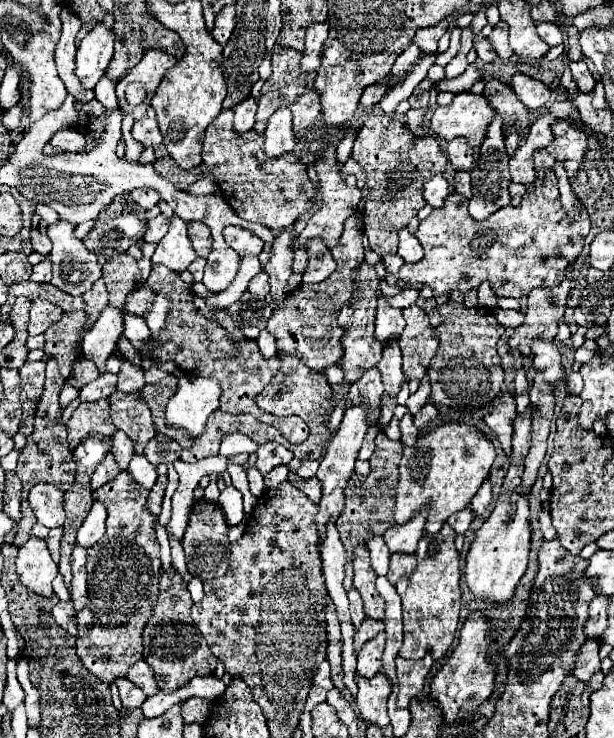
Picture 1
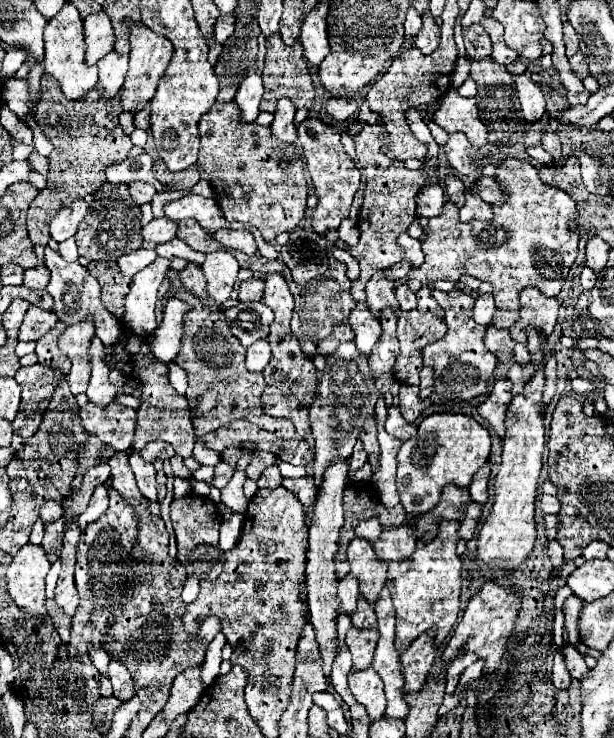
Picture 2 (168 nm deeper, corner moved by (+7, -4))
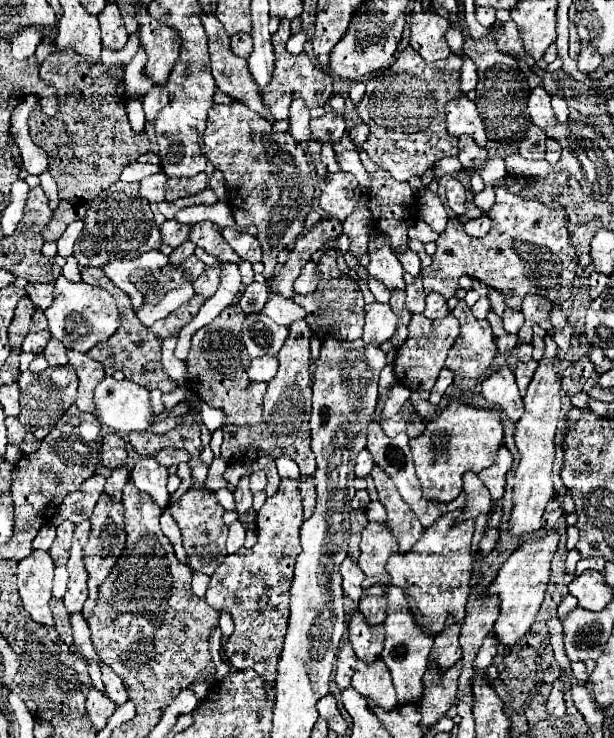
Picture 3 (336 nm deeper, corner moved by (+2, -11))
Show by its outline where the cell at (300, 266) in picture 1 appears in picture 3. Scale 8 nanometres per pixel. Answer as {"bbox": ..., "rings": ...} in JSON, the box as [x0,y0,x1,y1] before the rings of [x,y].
{"bbox":[189,223,241,263],"rings":[[[197,223],[191,227],[189,241],[193,241],[197,247],[205,249],[209,255],[213,255],[217,261],[229,261],[239,263],[241,257],[227,245],[227,241],[221,237],[221,231],[213,223]]]}

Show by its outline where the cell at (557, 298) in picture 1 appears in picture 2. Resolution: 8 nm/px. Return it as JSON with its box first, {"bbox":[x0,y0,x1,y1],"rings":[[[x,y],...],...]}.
{"bbox":[510,288,558,344],"rings":[[[524,288],[520,292],[520,318],[510,328],[510,334],[516,342],[526,344],[526,328],[534,326],[542,330],[546,336],[554,330],[556,316],[558,316],[558,300],[548,298],[538,288]]]}

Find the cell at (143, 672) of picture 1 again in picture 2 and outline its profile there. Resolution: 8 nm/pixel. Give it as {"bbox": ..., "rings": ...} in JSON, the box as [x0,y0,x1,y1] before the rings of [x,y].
{"bbox":[108,660,136,700],"rings":[[[110,660],[110,664],[108,664],[108,678],[112,682],[114,696],[118,696],[120,700],[130,700],[136,694],[130,672],[118,660]]]}

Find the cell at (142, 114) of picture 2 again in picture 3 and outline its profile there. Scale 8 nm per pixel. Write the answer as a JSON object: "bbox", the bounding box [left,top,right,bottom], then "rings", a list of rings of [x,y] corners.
{"bbox":[143,85,169,123],"rings":[[[153,85],[153,89],[145,95],[143,99],[143,109],[145,109],[145,121],[147,123],[155,123],[155,117],[159,115],[159,111],[169,103],[169,93],[165,87]]]}

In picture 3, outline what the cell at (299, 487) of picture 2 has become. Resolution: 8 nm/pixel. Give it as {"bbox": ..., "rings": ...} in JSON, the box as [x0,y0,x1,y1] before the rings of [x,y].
{"bbox":[299,479,317,519],"rings":[[[301,479],[299,481],[299,493],[301,493],[301,499],[303,499],[303,509],[305,509],[305,519],[309,519],[313,515],[313,509],[315,509],[315,497],[317,497],[317,491],[313,487],[313,483],[309,479]]]}

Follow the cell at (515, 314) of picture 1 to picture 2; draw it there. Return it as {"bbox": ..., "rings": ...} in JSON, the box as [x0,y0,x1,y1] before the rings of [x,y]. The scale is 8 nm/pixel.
{"bbox":[492,310,518,328],"rings":[[[496,310],[492,324],[496,328],[510,328],[518,320],[518,312],[508,312],[508,310]]]}

